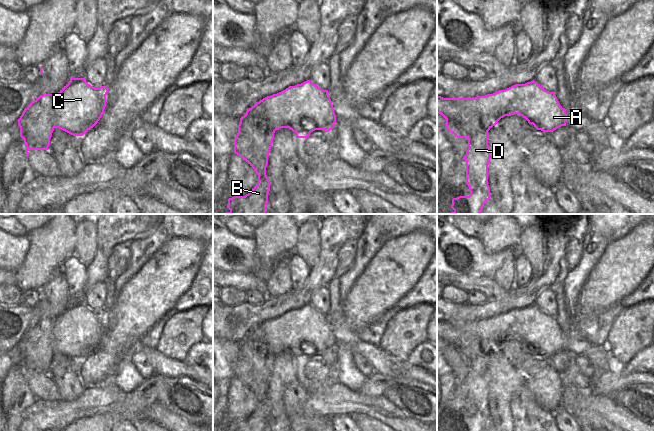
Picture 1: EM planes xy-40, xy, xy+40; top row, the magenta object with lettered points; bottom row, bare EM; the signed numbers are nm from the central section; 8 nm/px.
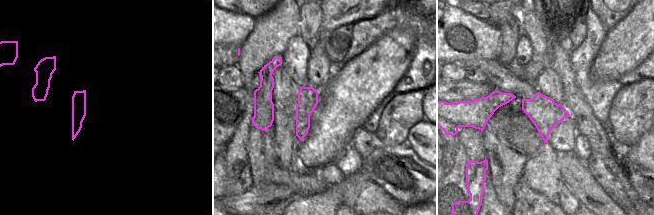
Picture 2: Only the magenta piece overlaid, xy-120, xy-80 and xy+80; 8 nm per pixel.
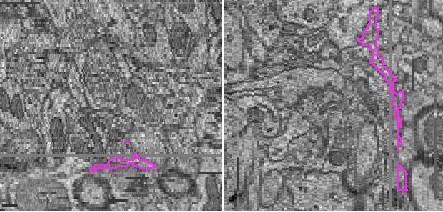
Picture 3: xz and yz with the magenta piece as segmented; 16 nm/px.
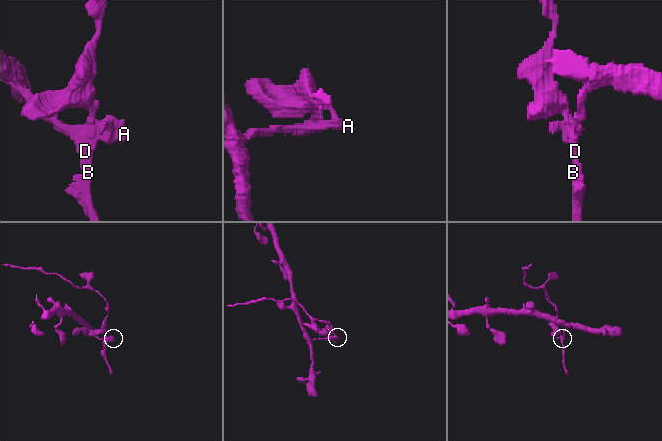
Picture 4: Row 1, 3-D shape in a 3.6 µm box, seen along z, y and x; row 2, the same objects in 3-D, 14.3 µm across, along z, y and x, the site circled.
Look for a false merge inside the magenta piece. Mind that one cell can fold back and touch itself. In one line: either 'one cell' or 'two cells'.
two cells

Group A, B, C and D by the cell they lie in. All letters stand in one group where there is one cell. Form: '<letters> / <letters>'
A C / B D

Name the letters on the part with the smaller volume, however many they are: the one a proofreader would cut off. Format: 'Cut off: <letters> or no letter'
Cut off: B, D

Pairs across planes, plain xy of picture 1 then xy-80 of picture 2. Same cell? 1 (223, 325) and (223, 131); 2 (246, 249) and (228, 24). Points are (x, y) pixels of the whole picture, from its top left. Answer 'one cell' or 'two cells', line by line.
1: one cell
2: one cell

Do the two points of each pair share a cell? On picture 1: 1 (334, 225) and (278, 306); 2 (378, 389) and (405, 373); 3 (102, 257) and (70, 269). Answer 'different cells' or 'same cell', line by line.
1: same cell
2: same cell
3: different cells

